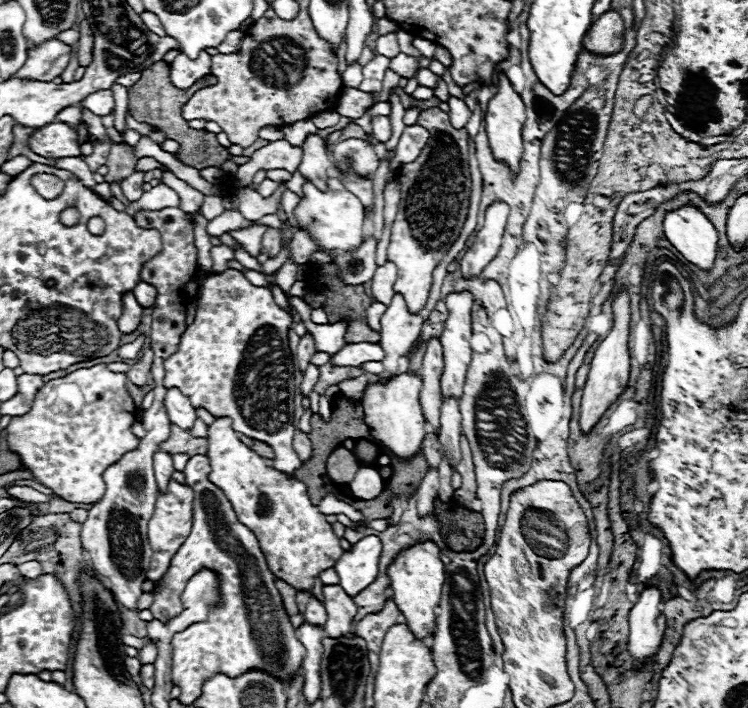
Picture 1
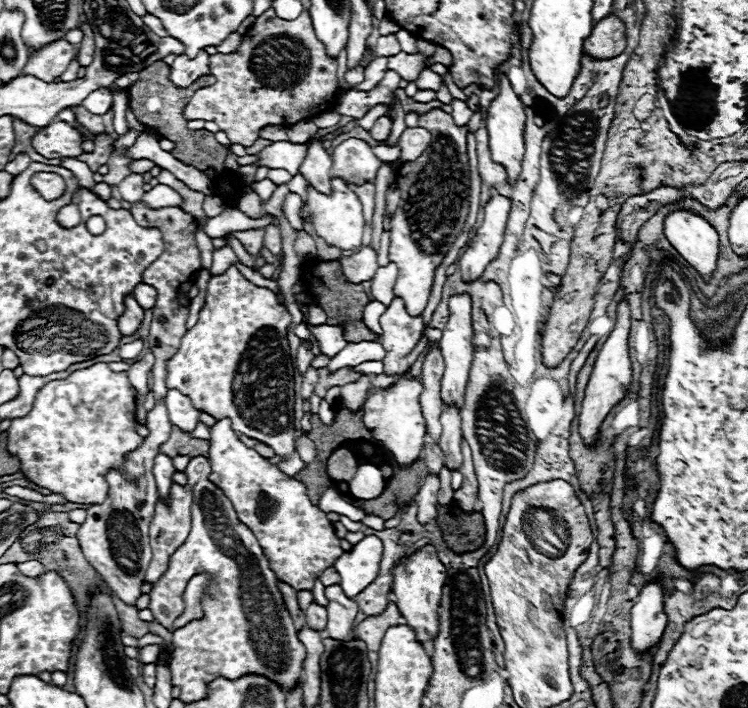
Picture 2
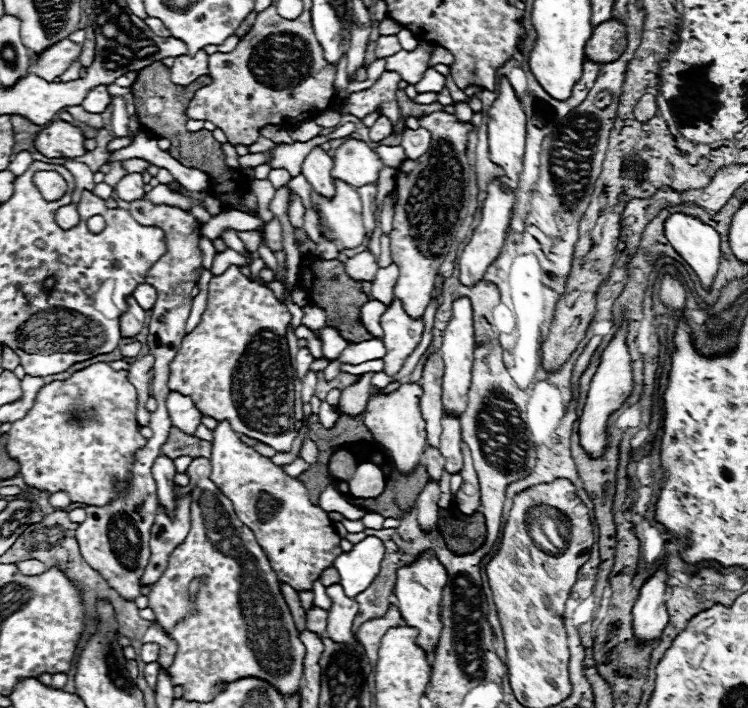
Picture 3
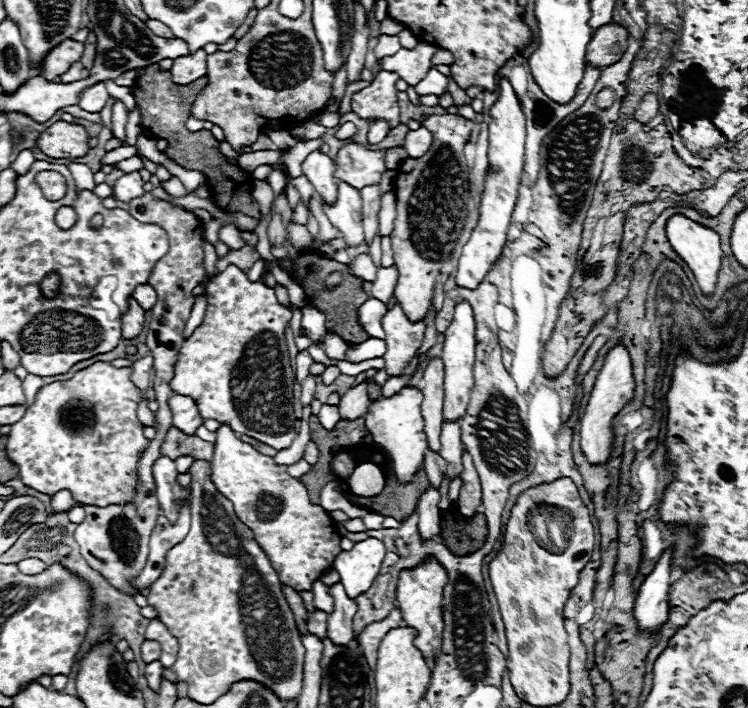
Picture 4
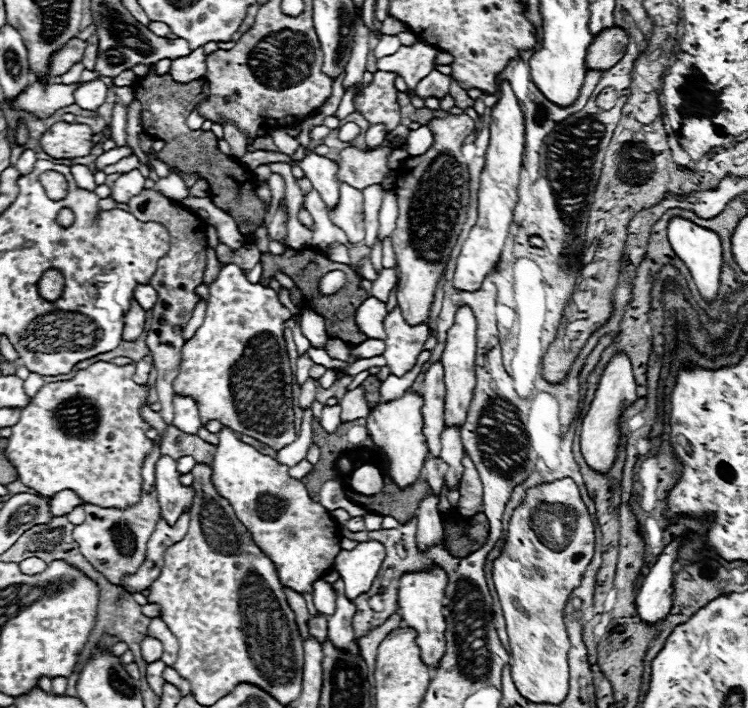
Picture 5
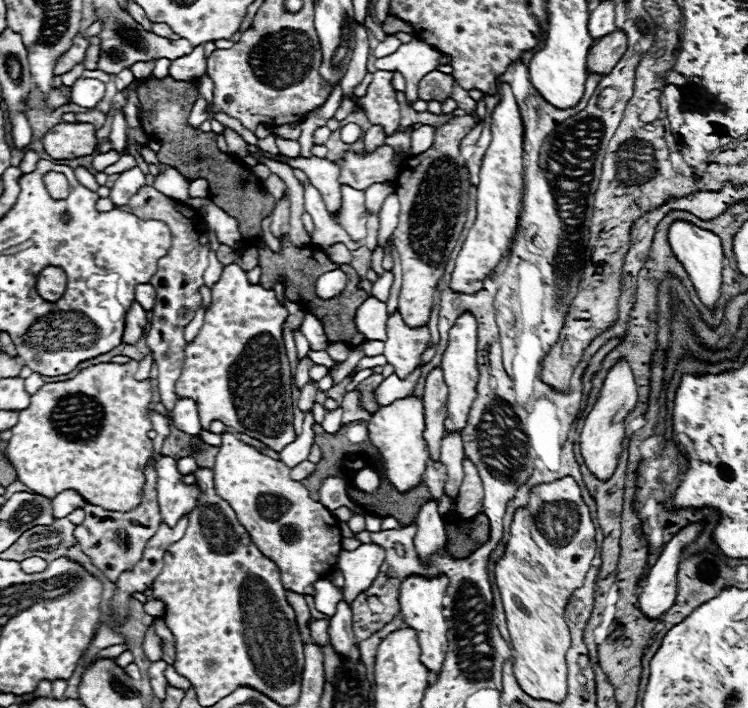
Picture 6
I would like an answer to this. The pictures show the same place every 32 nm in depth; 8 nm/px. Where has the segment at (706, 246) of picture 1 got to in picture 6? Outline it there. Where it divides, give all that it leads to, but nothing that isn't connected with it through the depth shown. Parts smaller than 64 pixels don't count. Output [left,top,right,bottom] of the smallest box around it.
[668,220,724,308]

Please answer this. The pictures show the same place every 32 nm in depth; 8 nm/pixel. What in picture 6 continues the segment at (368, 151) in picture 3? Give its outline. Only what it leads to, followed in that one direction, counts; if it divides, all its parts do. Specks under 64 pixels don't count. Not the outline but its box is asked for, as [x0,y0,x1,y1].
[340,146,400,190]

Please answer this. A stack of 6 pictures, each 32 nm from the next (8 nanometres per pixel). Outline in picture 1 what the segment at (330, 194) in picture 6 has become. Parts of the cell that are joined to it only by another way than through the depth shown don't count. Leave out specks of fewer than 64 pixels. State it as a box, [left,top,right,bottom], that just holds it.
[298,134,332,190]

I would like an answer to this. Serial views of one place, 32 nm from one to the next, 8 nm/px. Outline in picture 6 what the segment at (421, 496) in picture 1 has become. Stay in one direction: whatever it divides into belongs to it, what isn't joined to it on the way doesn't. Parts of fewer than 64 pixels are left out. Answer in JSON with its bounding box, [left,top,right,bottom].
[416,498,446,560]

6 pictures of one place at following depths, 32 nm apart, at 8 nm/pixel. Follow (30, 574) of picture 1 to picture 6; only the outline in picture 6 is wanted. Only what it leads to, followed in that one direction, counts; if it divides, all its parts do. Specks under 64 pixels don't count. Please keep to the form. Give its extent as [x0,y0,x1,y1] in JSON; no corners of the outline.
[20,556,48,574]

